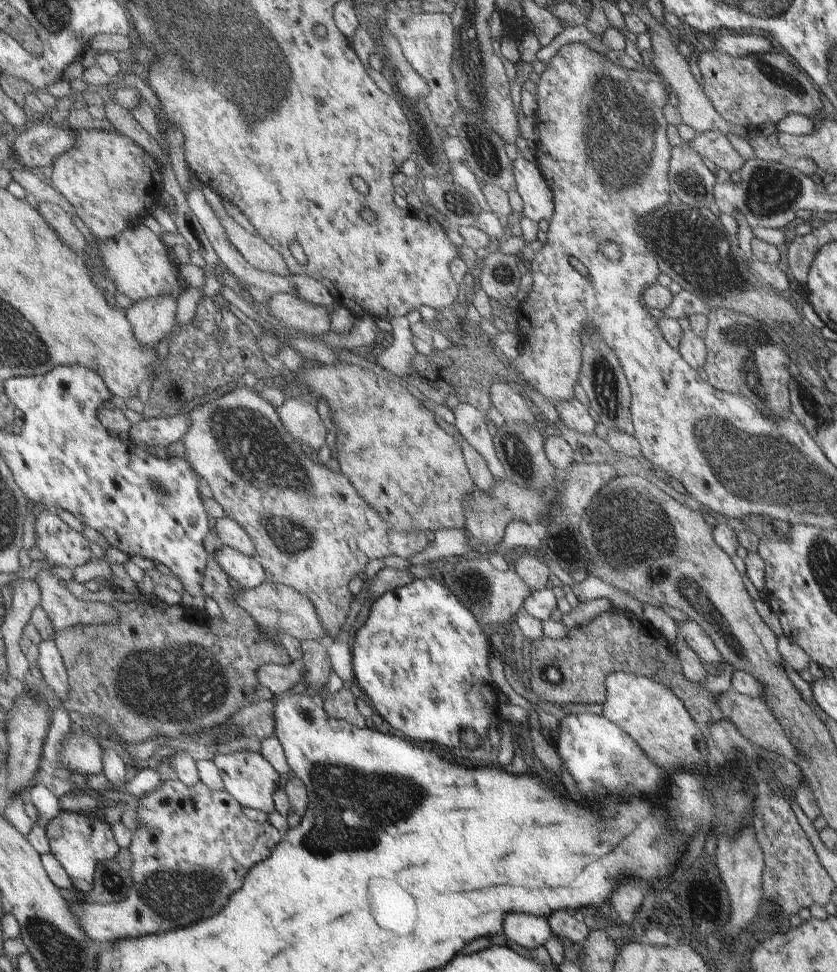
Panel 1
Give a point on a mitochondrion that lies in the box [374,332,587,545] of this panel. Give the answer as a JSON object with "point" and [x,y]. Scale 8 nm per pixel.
{"point":[514,453]}

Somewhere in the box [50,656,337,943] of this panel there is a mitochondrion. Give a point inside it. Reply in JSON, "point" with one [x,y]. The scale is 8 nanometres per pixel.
{"point":[179,893]}

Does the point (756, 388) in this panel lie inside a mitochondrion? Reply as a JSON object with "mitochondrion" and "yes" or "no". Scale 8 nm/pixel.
{"mitochondrion":"yes"}

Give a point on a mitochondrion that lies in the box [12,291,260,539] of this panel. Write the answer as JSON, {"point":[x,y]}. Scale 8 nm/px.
{"point":[163,492]}

